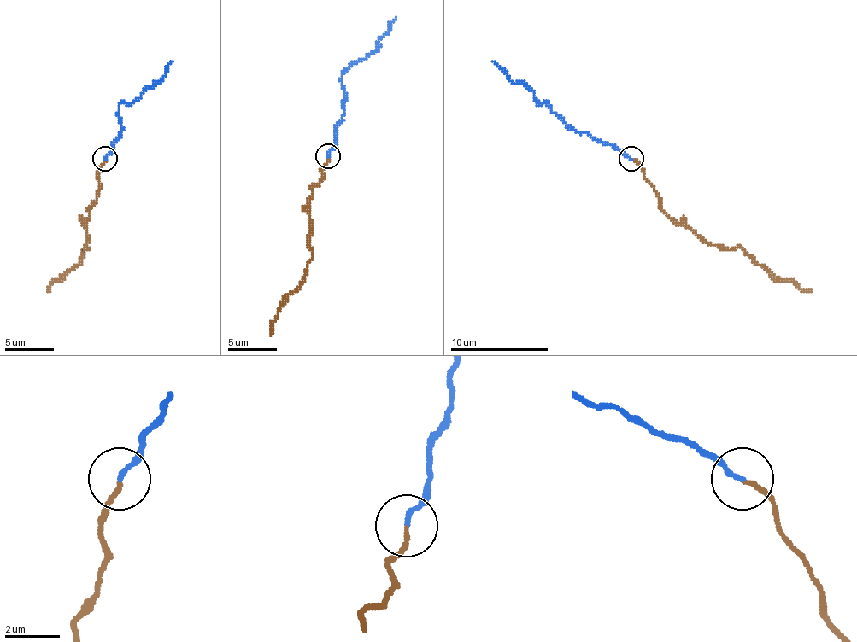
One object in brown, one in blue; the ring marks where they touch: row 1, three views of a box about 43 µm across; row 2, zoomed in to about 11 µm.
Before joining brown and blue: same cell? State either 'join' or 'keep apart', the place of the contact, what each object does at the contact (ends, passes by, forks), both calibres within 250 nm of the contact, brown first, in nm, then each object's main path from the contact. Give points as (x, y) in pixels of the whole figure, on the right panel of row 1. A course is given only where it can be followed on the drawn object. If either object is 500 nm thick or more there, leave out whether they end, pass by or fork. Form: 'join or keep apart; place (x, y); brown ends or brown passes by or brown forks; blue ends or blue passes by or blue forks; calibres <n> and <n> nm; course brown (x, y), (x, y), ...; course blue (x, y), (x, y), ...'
join; place (631, 159); brown ends; blue ends; calibres 150 and 170 nm; course brown (632, 159), (642, 166), (664, 211), (703, 240), (730, 250), (742, 248), (771, 277), (811, 292); course blue (632, 159), (585, 132), (571, 130), (551, 105), (538, 102), (524, 83), (514, 83), (492, 61)

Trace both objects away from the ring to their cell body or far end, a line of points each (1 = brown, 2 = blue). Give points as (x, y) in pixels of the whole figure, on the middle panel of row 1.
1: (327, 157), (322, 181), (312, 189), (312, 254), (308, 274), (288, 296), (270, 326), (270, 335)
2: (327, 157), (344, 110), (342, 76), (376, 49), (396, 17)

